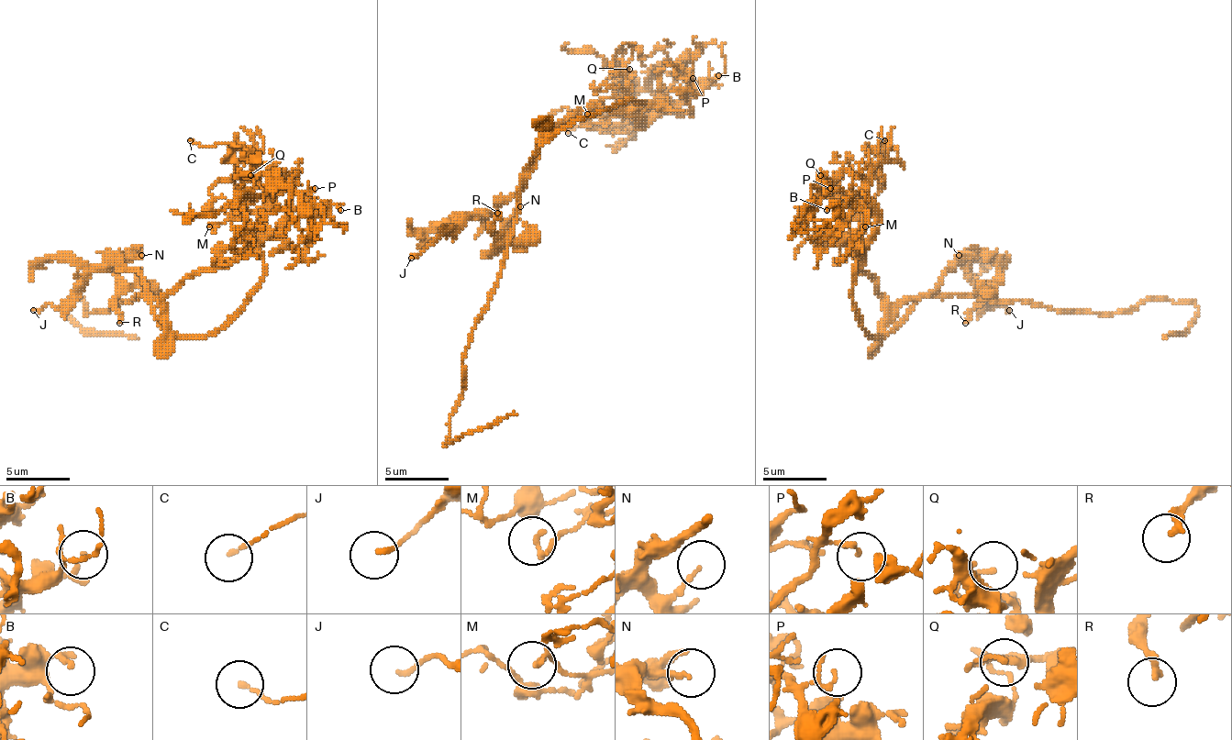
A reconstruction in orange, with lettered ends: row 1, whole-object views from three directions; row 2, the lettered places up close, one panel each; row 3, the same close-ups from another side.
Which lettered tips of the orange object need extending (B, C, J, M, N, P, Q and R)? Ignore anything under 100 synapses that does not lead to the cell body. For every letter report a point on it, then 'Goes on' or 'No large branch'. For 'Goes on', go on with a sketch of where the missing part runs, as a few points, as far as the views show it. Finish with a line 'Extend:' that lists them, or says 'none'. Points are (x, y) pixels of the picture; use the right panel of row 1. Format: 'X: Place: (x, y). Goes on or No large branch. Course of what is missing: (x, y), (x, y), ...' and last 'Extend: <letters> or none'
B: Place: (826, 210). No large branch
C: Place: (884, 140). No large branch
J: Place: (1009, 310). No large branch
M: Place: (865, 226). No large branch
N: Place: (959, 255). No large branch
P: Place: (830, 188). No large branch
Q: Place: (820, 175). No large branch
R: Place: (965, 323). No large branch
Extend: none

